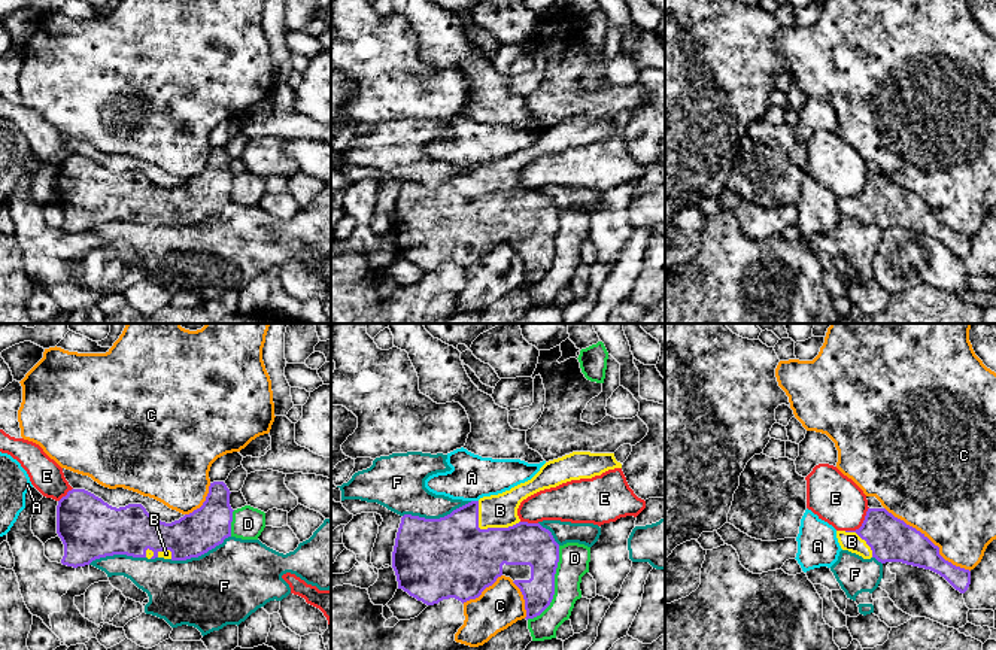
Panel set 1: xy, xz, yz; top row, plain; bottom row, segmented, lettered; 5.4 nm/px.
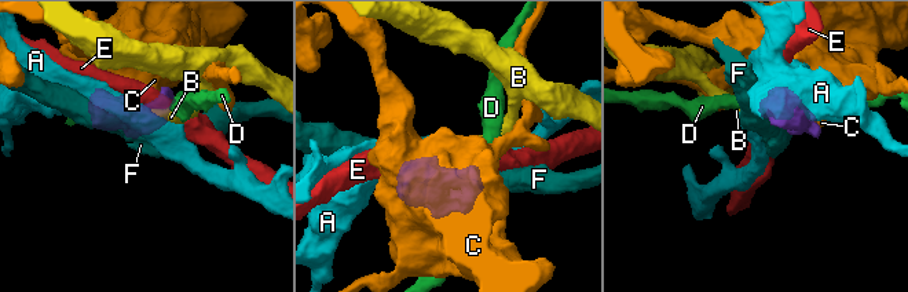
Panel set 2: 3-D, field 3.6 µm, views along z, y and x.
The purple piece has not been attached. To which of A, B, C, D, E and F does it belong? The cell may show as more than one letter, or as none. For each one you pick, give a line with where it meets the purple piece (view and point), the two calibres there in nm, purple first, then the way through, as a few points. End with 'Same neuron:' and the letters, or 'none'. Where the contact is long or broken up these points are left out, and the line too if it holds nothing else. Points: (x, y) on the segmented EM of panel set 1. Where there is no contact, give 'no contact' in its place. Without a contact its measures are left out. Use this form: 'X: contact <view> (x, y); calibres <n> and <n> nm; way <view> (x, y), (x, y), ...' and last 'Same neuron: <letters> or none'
B: contact xz (488, 528); calibres 440 and 180 nm; way xz (452, 558), (488, 528), (500, 510)
Same neuron: B

